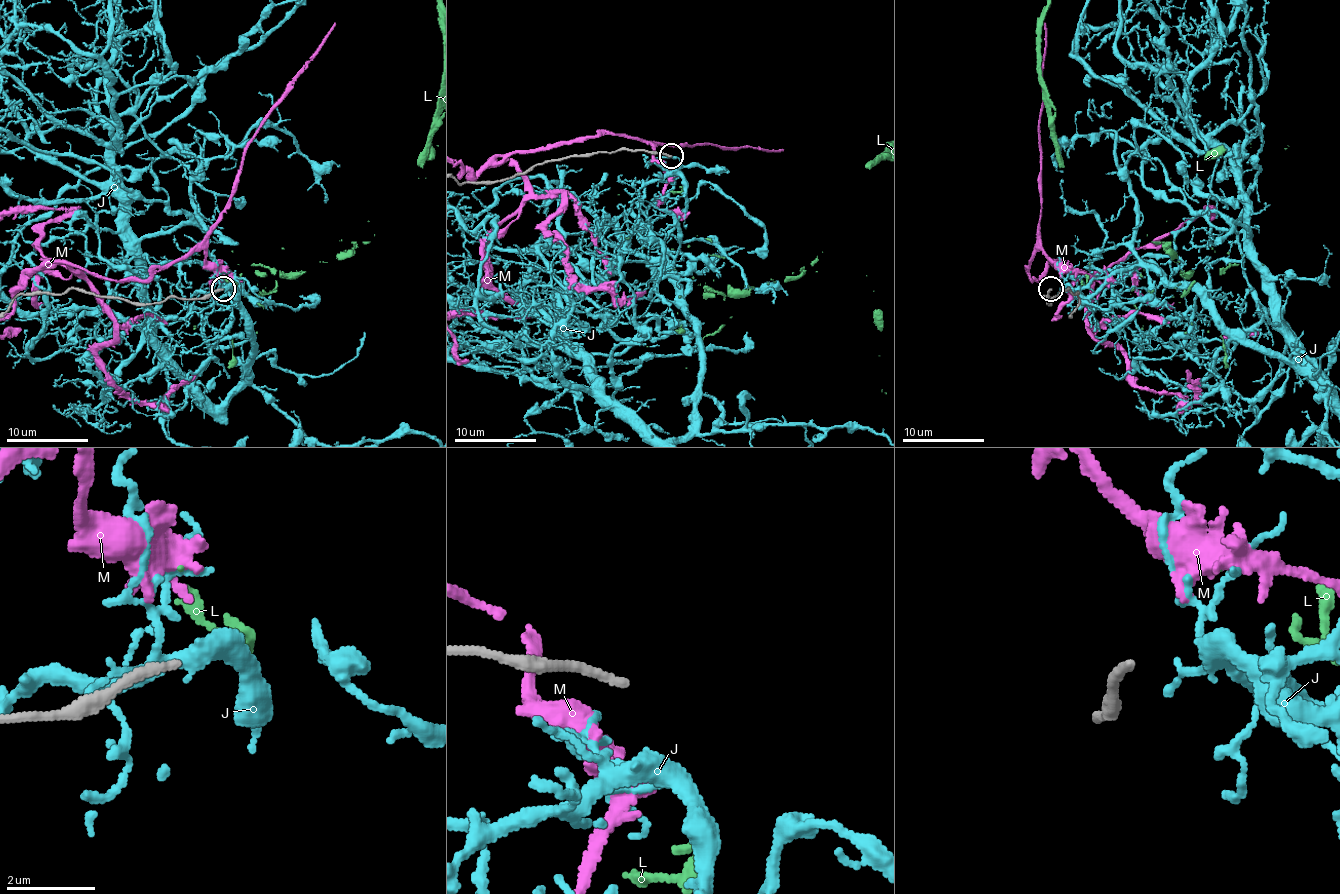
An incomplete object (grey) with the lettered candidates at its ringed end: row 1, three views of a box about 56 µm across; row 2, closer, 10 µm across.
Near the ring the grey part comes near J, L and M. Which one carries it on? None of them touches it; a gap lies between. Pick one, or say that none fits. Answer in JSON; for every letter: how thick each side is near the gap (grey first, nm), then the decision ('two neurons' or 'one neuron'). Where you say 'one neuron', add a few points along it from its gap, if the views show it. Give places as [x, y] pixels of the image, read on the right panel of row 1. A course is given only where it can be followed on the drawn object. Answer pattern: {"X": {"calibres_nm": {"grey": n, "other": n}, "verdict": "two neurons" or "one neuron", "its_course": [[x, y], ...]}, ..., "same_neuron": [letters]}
{"J": {"calibres_nm": {"grey": 190, "other": 400}, "verdict": "two neurons"}, "L": {"calibres_nm": {"grey": 190, "other": 30}, "verdict": "two neurons"}, "M": {"calibres_nm": {"grey": 190, "other": 360}, "verdict": "two neurons"}, "same_neuron": []}

